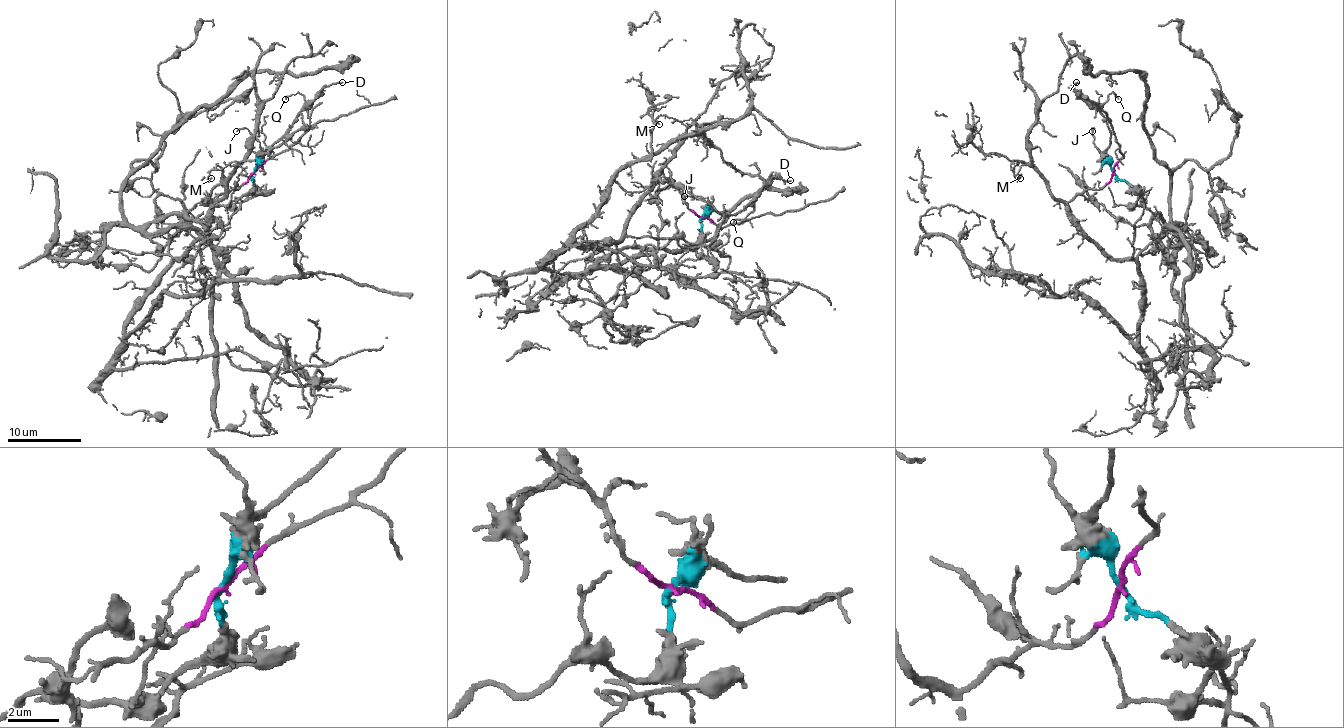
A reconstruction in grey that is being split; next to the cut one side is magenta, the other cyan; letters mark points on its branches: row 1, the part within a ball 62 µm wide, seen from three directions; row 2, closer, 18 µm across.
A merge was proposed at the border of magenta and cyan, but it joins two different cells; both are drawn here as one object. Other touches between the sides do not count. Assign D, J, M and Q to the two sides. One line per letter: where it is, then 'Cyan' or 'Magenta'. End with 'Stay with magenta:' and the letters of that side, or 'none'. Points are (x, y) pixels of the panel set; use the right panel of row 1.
D: Place: (1076, 82). Cyan
J: Place: (1092, 131). Cyan
M: Place: (1020, 178). Magenta
Q: Place: (1118, 99). Cyan
Stay with magenta: M

